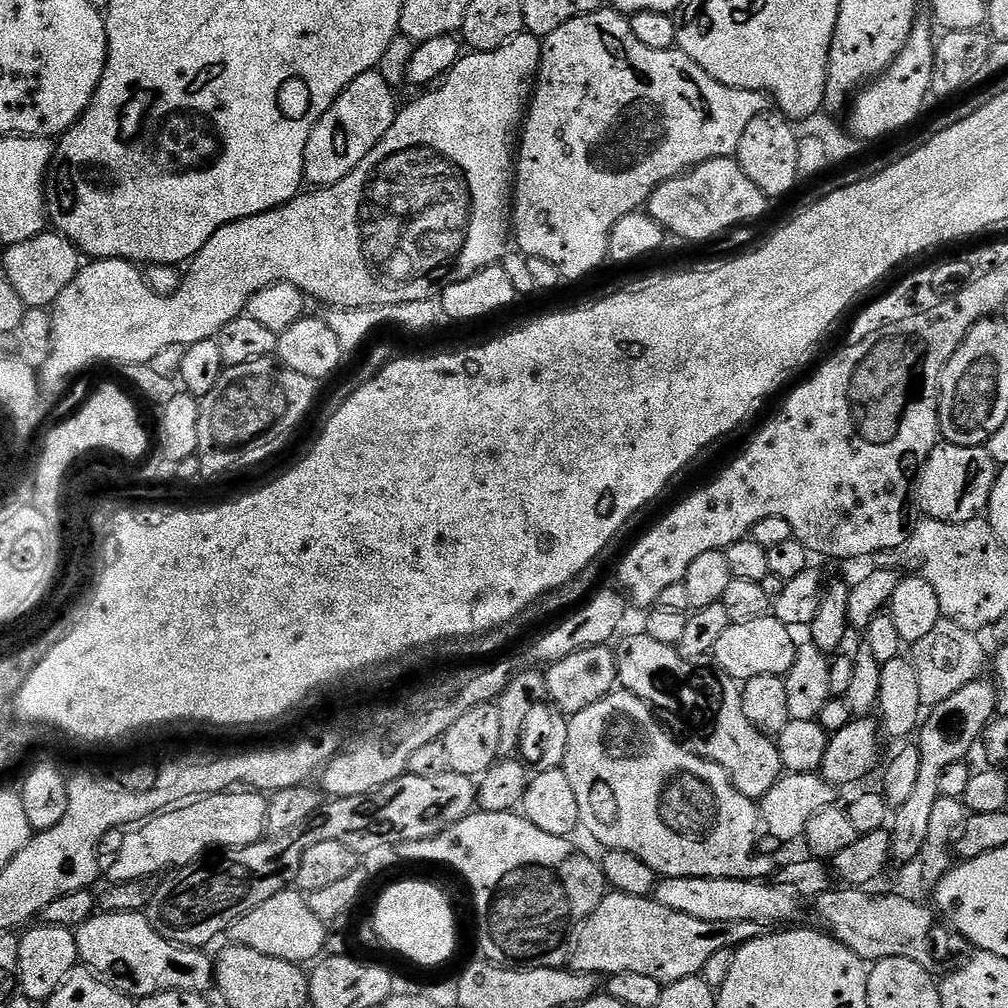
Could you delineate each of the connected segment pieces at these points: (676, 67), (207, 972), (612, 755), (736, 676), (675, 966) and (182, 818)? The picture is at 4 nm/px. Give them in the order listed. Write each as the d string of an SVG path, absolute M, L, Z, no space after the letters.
M601 6L597 12L574 18L550 35L543 37L540 49L540 71L536 74L534 91L522 121L522 131L518 136L518 155L514 160L514 199L510 205L510 228L514 233L514 244L519 251L533 260L550 262L560 271L565 281L580 280L591 272L599 270L608 260L610 234L614 226L626 214L639 212L648 203L648 199L662 186L662 182L683 176L692 168L723 156L735 157L738 142L742 142L742 133L746 126L754 122L763 112L769 111L770 100L765 93L754 90L738 90L710 78L706 70L690 59L685 52L676 48L670 50L650 50L650 46L642 46L638 38L634 38L632 21L627 15L621 14L611 7Z
M143 911L137 912L103 912L99 914L93 914L90 919L84 924L81 924L79 928L75 929L76 941L78 942L78 954L80 955L80 964L83 965L87 971L97 975L101 980L105 980L112 988L116 988L122 994L131 996L133 998L139 998L141 996L153 996L159 992L199 992L201 994L207 993L214 984L214 960L210 955L207 956L207 951L199 948L184 948L180 944L170 942L166 938L162 938L162 934L158 934L150 926L147 915Z
M614 690L606 698L594 702L594 706L586 706L586 710L575 713L568 720L568 741L562 767L566 778L570 778L570 786L574 794L578 797L583 831L588 831L601 844L601 849L634 854L639 860L646 862L646 866L650 866L650 870L654 870L660 878L669 876L670 878L764 880L773 875L771 858L756 856L756 827L759 829L762 824L757 801L746 798L746 794L735 788L726 770L722 770L722 766L718 766L713 760L695 756L691 748L674 738L673 733L658 719L657 713L649 708L645 700L640 700L632 692Z
M759 616L750 622L732 624L718 638L718 646L714 653L715 667L731 680L743 682L759 676L788 675L790 666L794 666L798 640L792 637L793 629L775 616Z
M612 890L580 925L570 952L570 968L574 972L594 972L604 978L623 972L646 974L658 978L662 985L673 984L682 978L701 975L707 960L718 954L718 950L735 949L760 935L761 925L754 922L702 922L690 918L690 914L666 910L654 898Z
M229 790L165 810L143 821L135 830L123 833L125 836L120 844L120 853L109 868L107 865L106 876L109 876L108 880L113 885L143 881L152 878L148 876L155 872L167 873L169 870L186 868L213 850L257 844L266 836L267 809L267 799L255 790Z

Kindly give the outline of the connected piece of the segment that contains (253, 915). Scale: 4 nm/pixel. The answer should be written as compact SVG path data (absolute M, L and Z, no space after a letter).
M299 890L279 892L274 898L266 898L262 906L239 916L230 929L235 943L258 950L258 954L301 966L307 965L307 960L315 961L323 953L329 933L326 925L310 910L305 893Z

